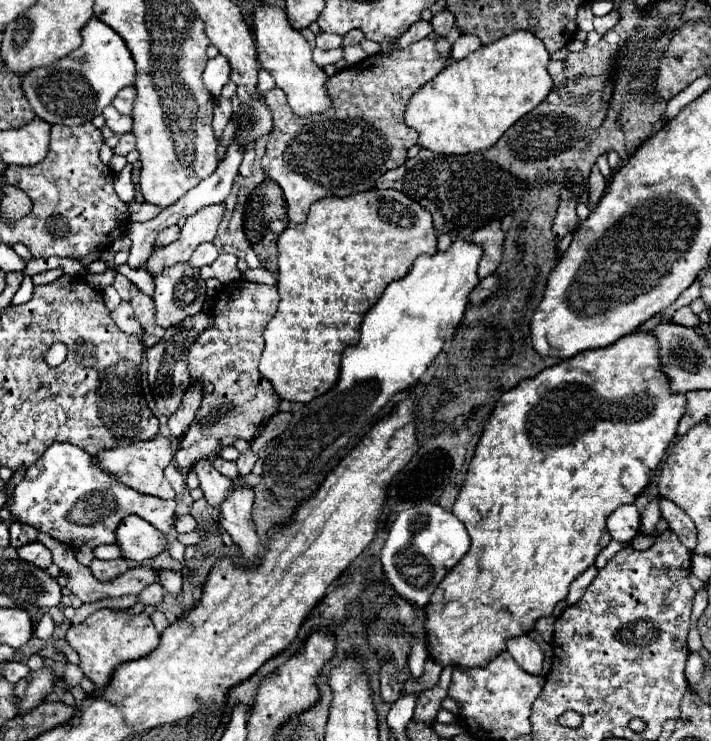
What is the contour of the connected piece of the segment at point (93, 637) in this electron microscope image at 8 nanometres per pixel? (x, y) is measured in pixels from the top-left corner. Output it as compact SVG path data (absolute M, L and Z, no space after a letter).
M102 608L88 616L82 624L72 624L66 640L78 652L84 676L88 676L102 690L110 684L112 674L120 664L140 660L142 656L148 656L152 650L156 650L160 644L160 634L156 632L152 620L146 614L130 616Z

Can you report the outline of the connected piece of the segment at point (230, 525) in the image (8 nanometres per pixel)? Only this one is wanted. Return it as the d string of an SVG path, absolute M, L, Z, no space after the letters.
M236 488L234 494L220 506L220 524L232 536L240 548L242 560L254 564L260 552L260 540L252 522L254 492L248 488Z

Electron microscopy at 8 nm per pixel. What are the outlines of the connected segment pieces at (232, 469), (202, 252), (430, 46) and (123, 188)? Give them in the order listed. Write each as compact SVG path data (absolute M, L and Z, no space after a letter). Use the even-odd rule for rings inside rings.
M216 458L216 462L212 462L214 464L214 468L220 472L220 474L224 474L224 476L230 476L230 478L236 478L236 474L238 474L238 470L236 470L236 462L228 462L228 460L224 460L224 458Z
M198 246L198 248L194 250L194 254L190 256L190 264L192 264L194 268L202 268L202 266L212 264L216 258L218 258L218 252L216 252L214 246Z
M432 38L414 42L404 50L394 48L388 54L368 56L362 62L330 76L328 92L334 98L334 106L324 114L308 118L298 118L292 114L286 102L286 95L280 88L275 87L268 91L264 100L268 110L272 112L272 134L268 136L266 152L260 160L260 166L264 174L278 182L278 186L284 190L288 220L294 224L304 222L310 206L320 198L350 196L362 190L370 190L374 186L374 180L378 180L386 170L402 166L406 162L406 152L414 144L418 144L418 134L414 132L414 128L406 128L404 124L406 106L412 94L418 92L424 84L428 84L444 66L446 60L436 54Z
M127 164L120 173L114 177L115 191L122 201L130 203L134 201L135 185L132 181L132 165Z

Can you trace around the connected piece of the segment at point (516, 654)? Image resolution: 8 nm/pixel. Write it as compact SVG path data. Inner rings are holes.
M518 636L506 640L506 650L518 662L518 666L528 674L536 674L536 676L542 674L544 654L542 648L530 636Z

